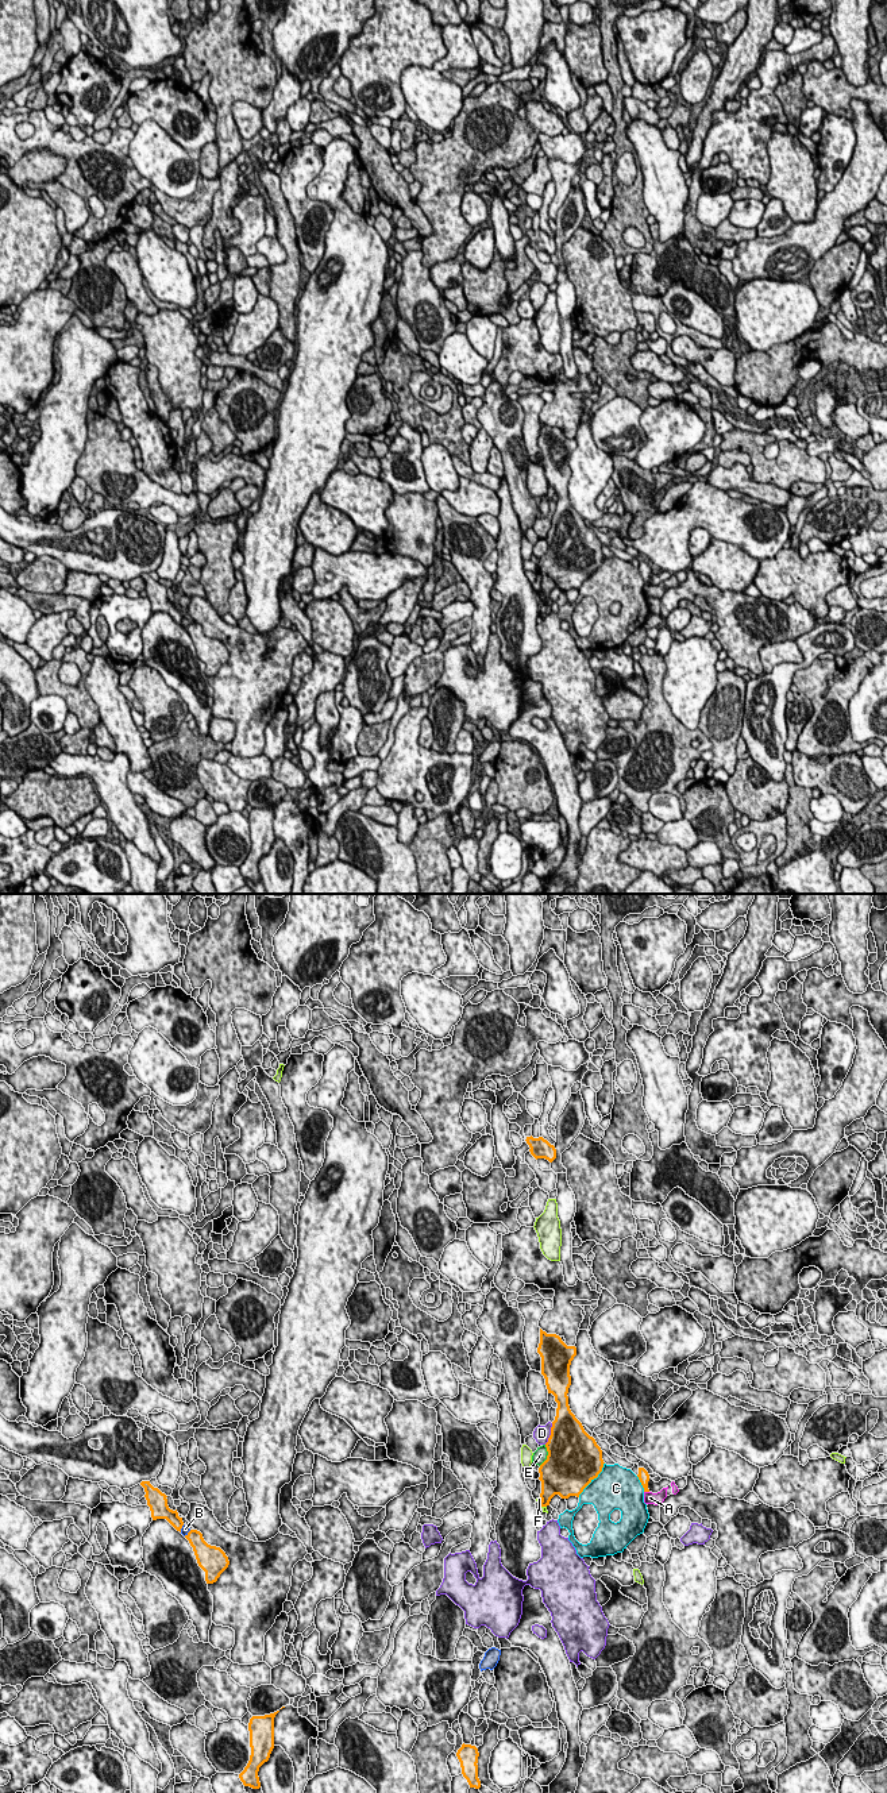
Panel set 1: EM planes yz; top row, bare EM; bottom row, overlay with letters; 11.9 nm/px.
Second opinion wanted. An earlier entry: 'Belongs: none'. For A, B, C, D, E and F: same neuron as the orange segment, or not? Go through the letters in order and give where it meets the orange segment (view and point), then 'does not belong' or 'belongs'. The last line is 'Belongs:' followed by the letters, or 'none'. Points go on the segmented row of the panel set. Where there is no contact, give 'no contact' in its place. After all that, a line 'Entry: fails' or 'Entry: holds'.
A: yz (647, 1491) | does not belong
B: yz (181, 1527) | does not belong
C: yz (593, 1479) | does not belong
D: yz (551, 1434) | does not belong
E: yz (547, 1456) | does not belong
F: yz (542, 1500) | does not belong
Belongs: none
Entry: holds

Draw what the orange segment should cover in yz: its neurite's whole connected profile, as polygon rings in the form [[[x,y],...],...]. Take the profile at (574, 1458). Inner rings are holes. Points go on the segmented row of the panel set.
[[[540,1329],[537,1353],[541,1357],[541,1374],[545,1379],[548,1393],[552,1393],[558,1403],[551,1435],[545,1443],[548,1455],[539,1468],[539,1480],[541,1481],[540,1505],[547,1507],[555,1495],[559,1495],[562,1499],[568,1499],[570,1496],[579,1497],[583,1489],[602,1472],[605,1462],[601,1447],[585,1431],[582,1423],[575,1418],[568,1406],[567,1393],[571,1385],[570,1365],[576,1356],[576,1347],[567,1346],[559,1335],[547,1334]]]

